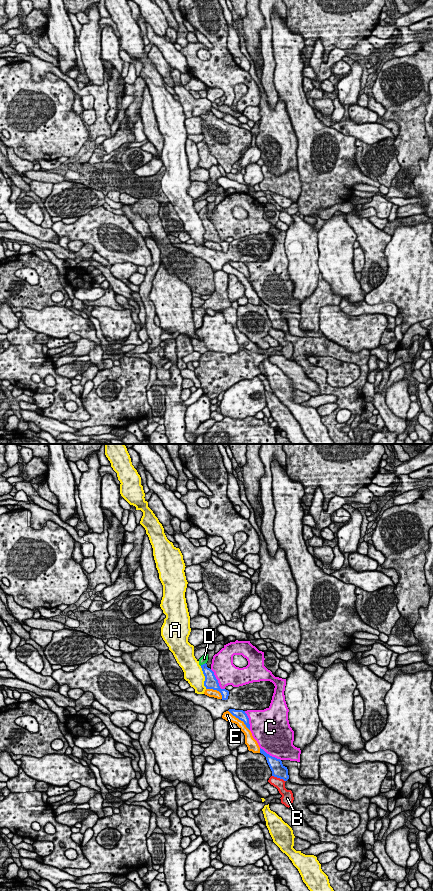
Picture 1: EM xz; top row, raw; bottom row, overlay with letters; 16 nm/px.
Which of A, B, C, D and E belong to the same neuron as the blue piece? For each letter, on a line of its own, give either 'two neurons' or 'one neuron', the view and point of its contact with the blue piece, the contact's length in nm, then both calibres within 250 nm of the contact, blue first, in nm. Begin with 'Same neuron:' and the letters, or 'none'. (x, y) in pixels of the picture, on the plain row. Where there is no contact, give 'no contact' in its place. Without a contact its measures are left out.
Same neuron: D
A: two neurons; meets blue in xz at (205, 229); contact 380 nm long; 200 nm thick on the blue side, 300 nm on the other
B: two neurons; meets blue in xz at (279, 329); contact 240 nm long; 220 nm thick on the blue side, 160 nm on the other
C: two neurons; meets blue in xz at (217, 232); contact 400 nm long; 200 nm thick on the blue side, 360 nm on the other
D: one neuron; meets blue in xz at (203, 216); contact 110 nm long; 160 nm thick on the blue side, 120 nm on the other
E: two neurons; meets blue in xz at (240, 271); contact 480 nm long; 160 nm thick on the blue side, 140 nm on the other

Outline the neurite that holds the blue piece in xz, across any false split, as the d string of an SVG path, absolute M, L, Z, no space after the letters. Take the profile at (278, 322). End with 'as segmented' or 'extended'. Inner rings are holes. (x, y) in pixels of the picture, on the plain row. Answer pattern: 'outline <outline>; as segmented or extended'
outline M260 300L260 305L266 309L267 315L272 323L272 328L287 333L289 331L288 321L282 316L280 311L270 308Z; as segmented

